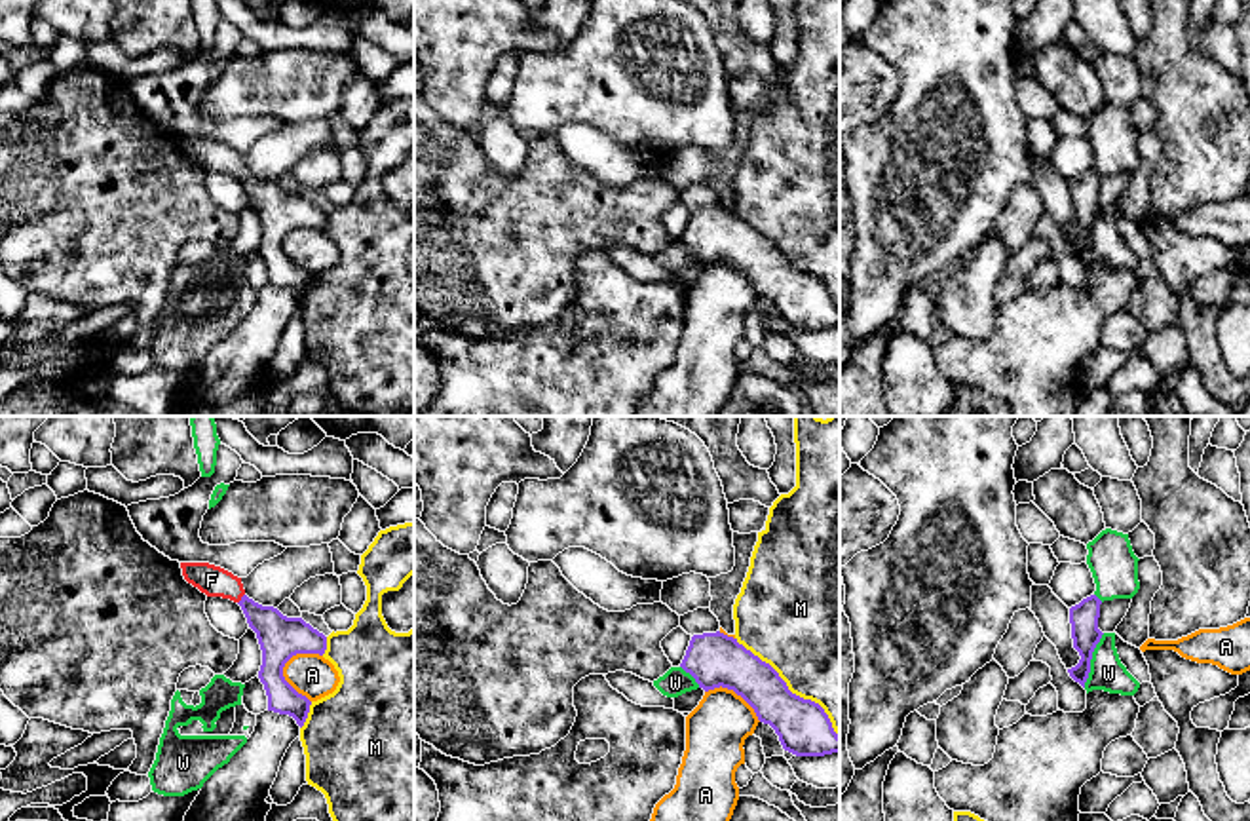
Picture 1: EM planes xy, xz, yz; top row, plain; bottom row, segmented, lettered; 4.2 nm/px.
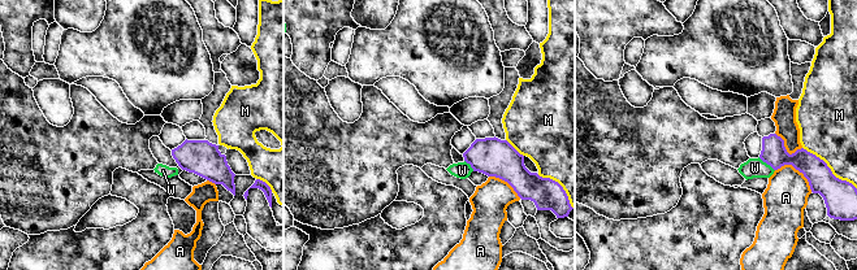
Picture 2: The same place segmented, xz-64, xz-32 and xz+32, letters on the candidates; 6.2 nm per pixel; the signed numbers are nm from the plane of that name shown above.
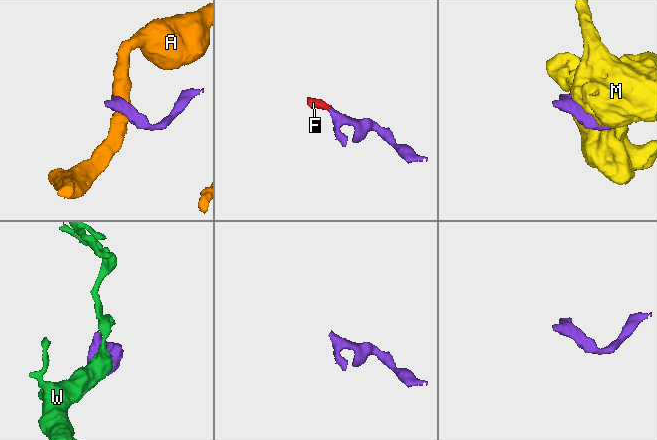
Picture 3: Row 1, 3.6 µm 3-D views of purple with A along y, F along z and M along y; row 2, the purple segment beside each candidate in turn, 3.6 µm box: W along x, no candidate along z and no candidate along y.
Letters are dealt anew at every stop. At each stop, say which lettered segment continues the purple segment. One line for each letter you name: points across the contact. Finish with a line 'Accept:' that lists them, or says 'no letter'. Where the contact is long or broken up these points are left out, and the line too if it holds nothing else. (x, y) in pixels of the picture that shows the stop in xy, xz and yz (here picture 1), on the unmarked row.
F: Path across: xy (280, 211), (242, 173), (228, 160), (211, 154)
Accept: F

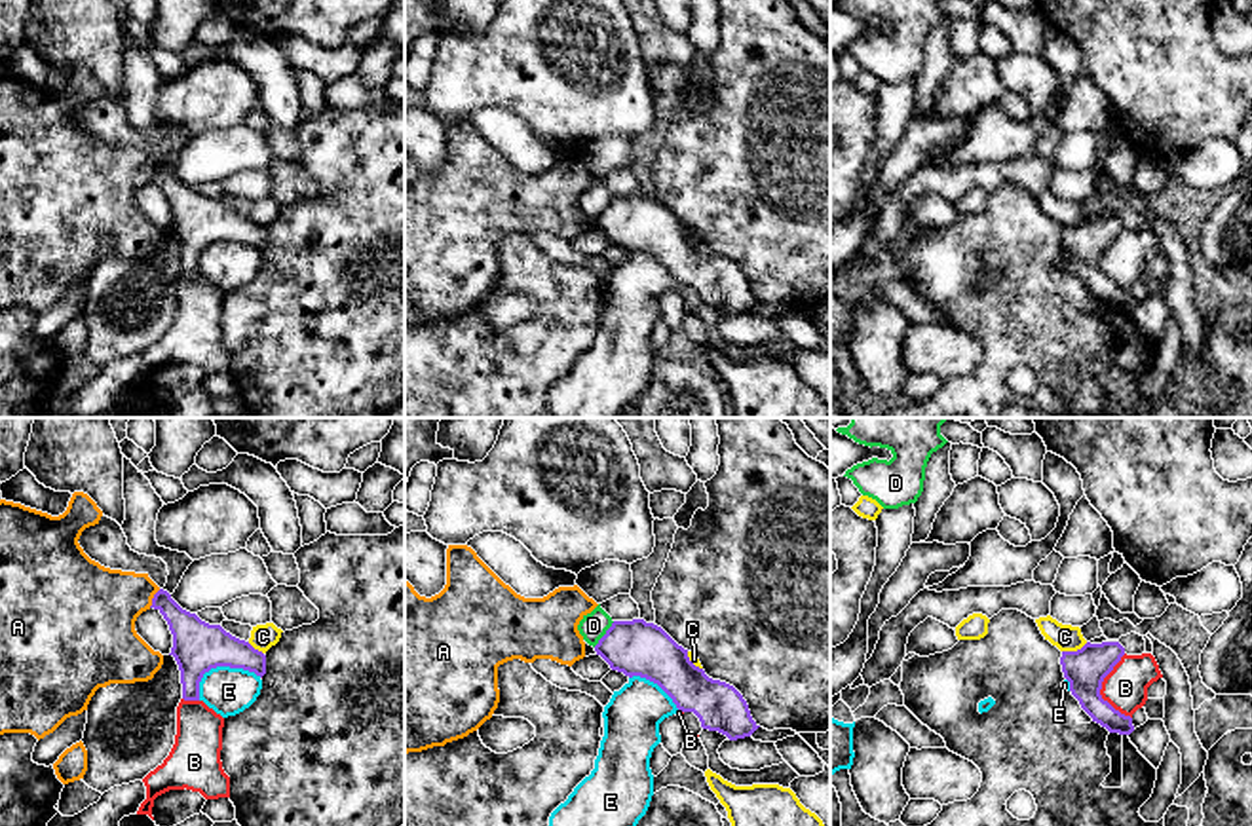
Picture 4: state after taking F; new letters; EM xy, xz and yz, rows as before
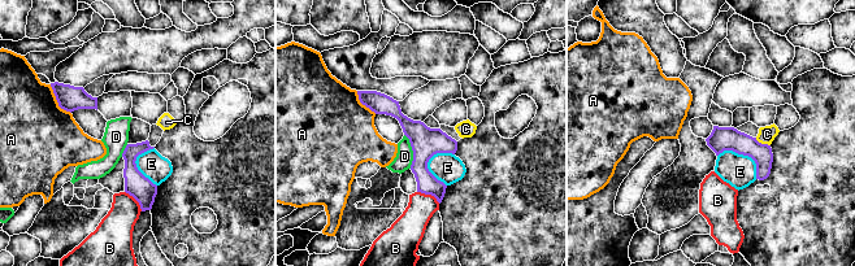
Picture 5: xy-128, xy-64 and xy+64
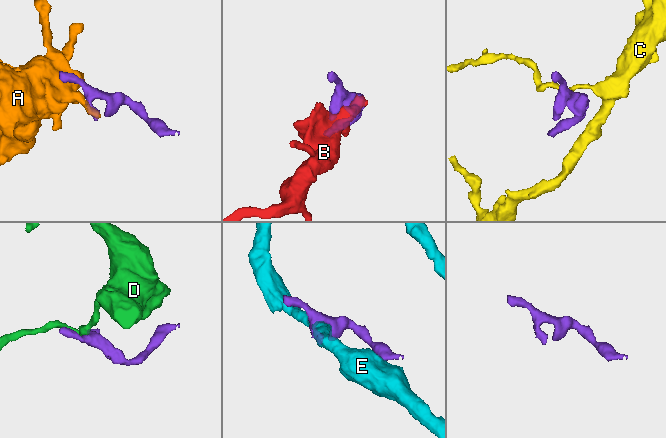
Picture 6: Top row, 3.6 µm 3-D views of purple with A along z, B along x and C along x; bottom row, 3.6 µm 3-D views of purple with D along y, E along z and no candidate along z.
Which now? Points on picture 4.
Accept: no letter

